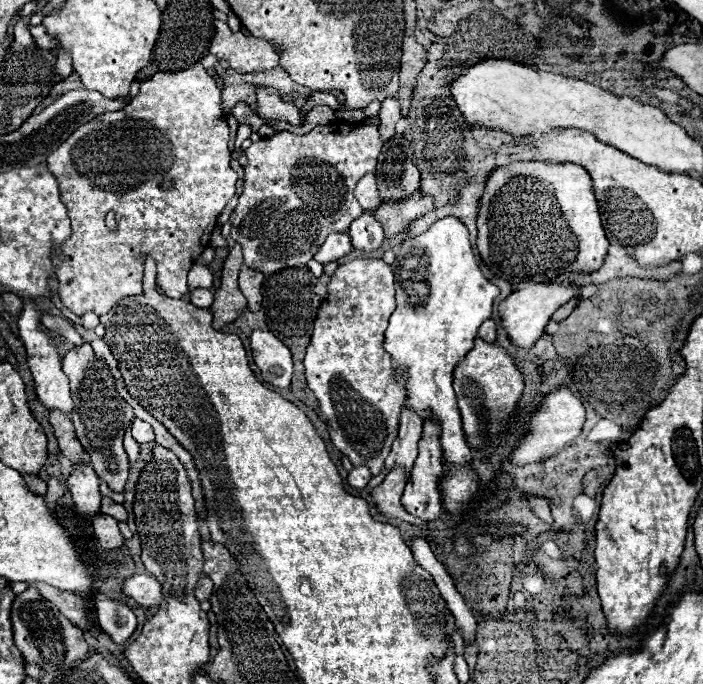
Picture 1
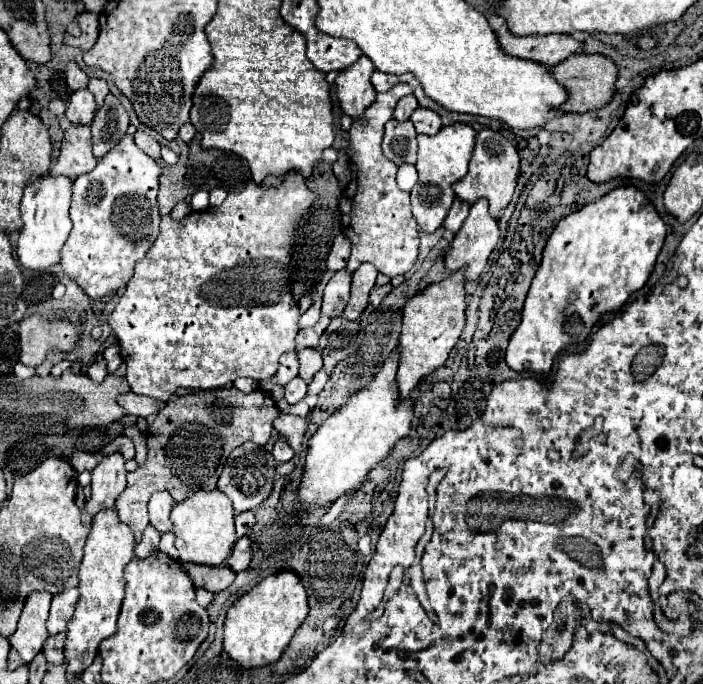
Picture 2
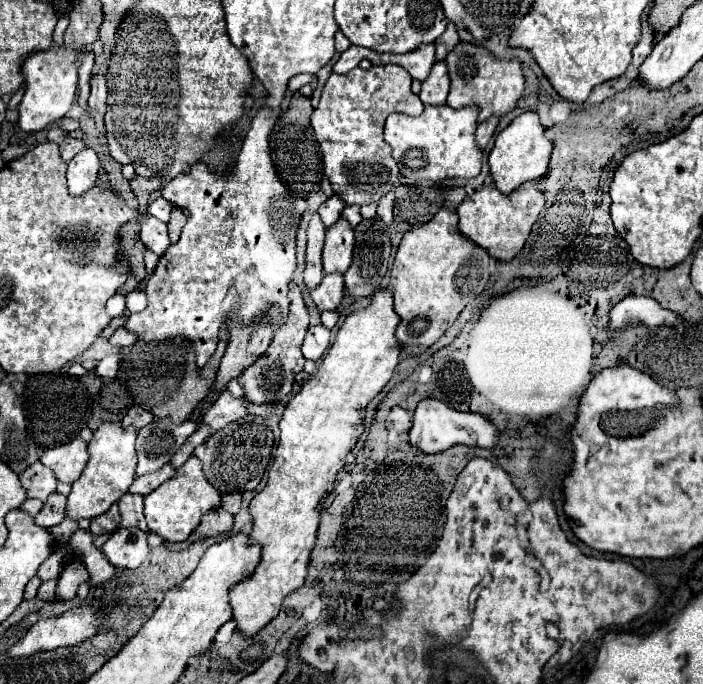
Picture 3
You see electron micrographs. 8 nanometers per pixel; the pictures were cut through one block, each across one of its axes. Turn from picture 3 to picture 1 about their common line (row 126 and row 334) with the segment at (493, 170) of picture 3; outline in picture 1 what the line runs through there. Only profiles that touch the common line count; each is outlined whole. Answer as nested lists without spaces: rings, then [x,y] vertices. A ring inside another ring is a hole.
[[[548,282],[548,284],[528,284],[522,290],[512,292],[508,298],[504,298],[498,304],[498,318],[502,328],[506,330],[508,340],[524,350],[530,350],[538,338],[544,334],[544,328],[548,326],[552,314],[564,306],[572,296],[580,296],[580,286],[574,282]]]

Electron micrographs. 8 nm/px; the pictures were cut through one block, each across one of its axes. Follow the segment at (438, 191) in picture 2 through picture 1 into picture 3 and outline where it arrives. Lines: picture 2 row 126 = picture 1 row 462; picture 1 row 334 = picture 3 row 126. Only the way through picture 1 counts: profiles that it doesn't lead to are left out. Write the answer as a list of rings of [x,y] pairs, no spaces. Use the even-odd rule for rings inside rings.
[[[426,106],[424,112],[416,118],[406,114],[390,114],[384,128],[384,140],[392,148],[392,156],[398,162],[400,174],[410,180],[428,180],[428,182],[440,182],[444,178],[474,178],[480,174],[480,158],[482,152],[476,146],[474,132],[476,132],[476,108],[450,108],[450,106]]]

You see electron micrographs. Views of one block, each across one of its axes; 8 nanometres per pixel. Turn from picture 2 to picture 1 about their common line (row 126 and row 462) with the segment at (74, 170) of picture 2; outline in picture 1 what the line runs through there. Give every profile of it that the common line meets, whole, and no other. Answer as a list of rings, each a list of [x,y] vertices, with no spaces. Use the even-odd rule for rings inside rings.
[[[52,410],[50,412],[50,424],[54,426],[54,436],[58,440],[60,452],[72,462],[72,466],[90,464],[90,456],[80,446],[76,434],[74,434],[74,426],[72,426],[70,418],[66,414],[58,412],[58,410]]]

